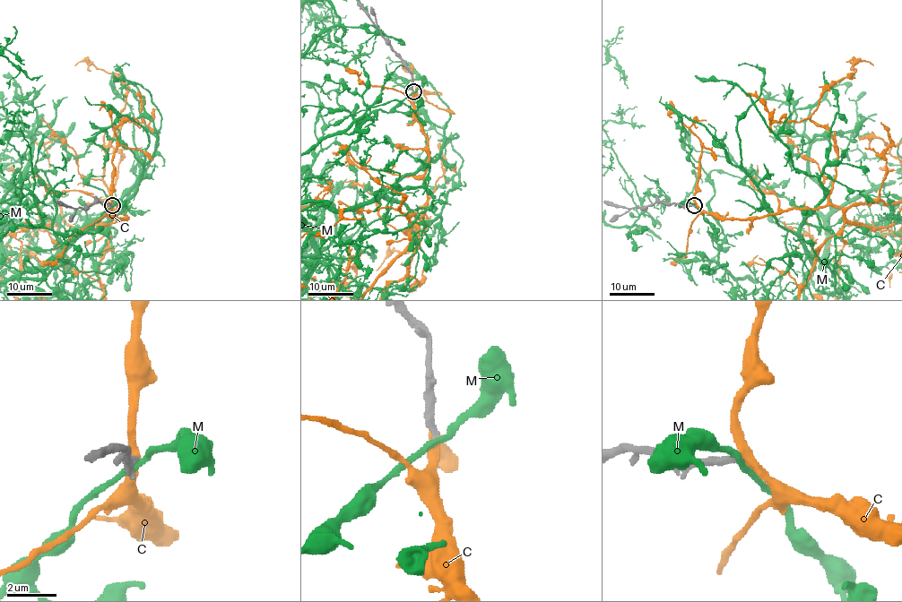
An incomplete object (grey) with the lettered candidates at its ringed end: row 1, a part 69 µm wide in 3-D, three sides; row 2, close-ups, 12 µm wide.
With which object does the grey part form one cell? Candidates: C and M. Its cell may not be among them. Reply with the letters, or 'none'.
C

